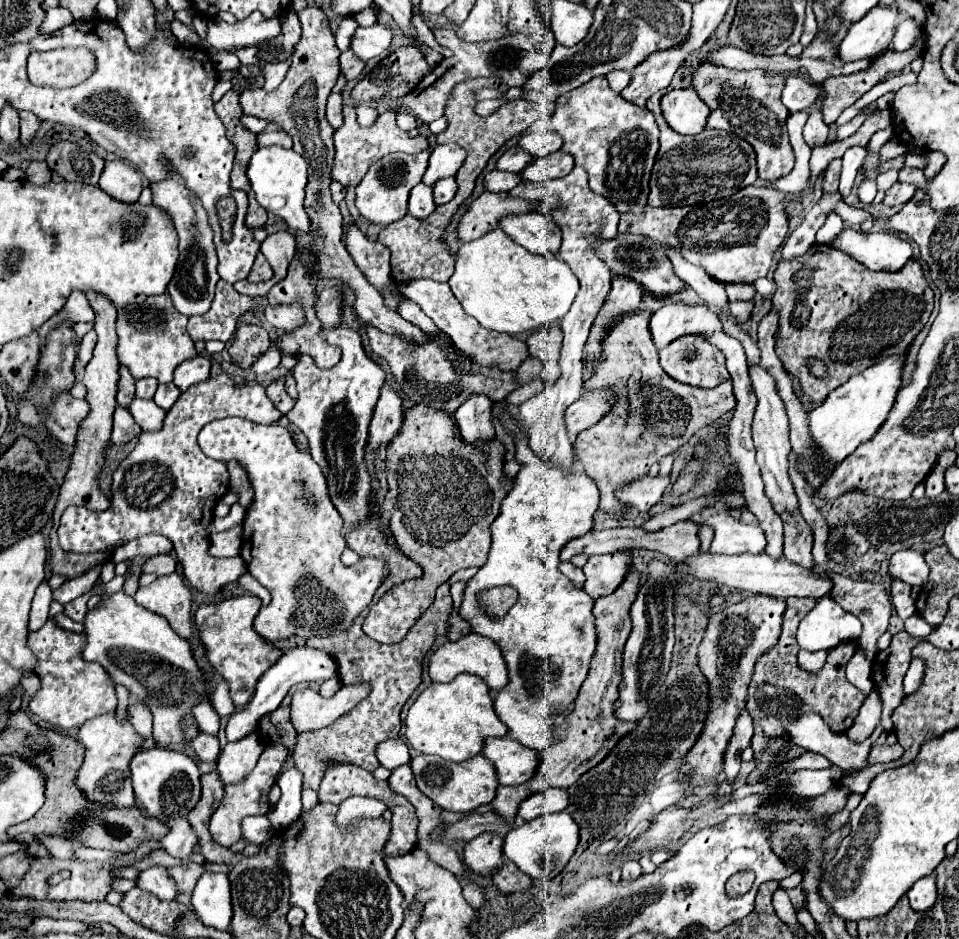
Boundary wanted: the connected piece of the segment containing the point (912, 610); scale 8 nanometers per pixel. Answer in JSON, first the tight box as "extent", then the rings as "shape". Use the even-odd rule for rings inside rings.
{"extent":[890,580,916,620],"shape":[[[902,580],[892,582],[892,588],[890,588],[892,604],[894,604],[894,608],[902,620],[916,614],[916,604],[914,604],[914,598],[910,592],[912,592],[912,588],[908,584],[904,584]]]}

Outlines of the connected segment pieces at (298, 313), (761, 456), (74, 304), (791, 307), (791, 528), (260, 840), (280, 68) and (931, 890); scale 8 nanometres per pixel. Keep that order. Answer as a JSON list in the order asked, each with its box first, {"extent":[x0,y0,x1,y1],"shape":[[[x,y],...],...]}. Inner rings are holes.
[{"extent":[264,304,304,330],"shape":[[[298,304],[292,306],[282,306],[282,308],[264,308],[266,320],[276,326],[278,330],[292,330],[302,324],[304,312],[300,310]]]},{"extent":[748,364,800,514],"shape":[[[760,364],[748,366],[748,376],[752,380],[752,390],[758,398],[754,422],[752,422],[752,438],[756,446],[756,460],[762,470],[762,480],[766,484],[766,496],[772,502],[772,508],[778,514],[800,514],[798,510],[798,496],[794,492],[794,486],[788,476],[788,454],[790,454],[790,440],[788,440],[788,416],[784,410],[784,402],[776,390],[776,380],[768,370],[764,370]]]},{"extent":[38,292,94,338],"shape":[[[72,292],[72,298],[68,298],[64,308],[38,330],[40,338],[46,338],[50,330],[54,330],[58,324],[64,324],[64,322],[66,324],[78,324],[78,322],[94,324],[94,312],[82,292]]]},{"extent":[772,244,934,404],"shape":[[[814,244],[798,258],[780,260],[774,270],[776,292],[772,296],[772,308],[776,308],[778,314],[776,354],[786,372],[800,380],[800,388],[812,404],[820,404],[834,388],[848,382],[850,376],[864,372],[868,366],[884,360],[886,356],[904,356],[916,334],[928,322],[934,306],[934,294],[922,274],[922,266],[916,260],[908,260],[898,272],[874,272],[848,254],[826,246],[828,244]],[[810,356],[826,360],[828,376],[824,380],[816,380],[808,372],[804,360]]]},{"extent":[782,516,814,570],"shape":[[[782,516],[784,520],[784,556],[792,564],[800,564],[806,570],[814,568],[812,558],[812,530],[800,516]]]},{"extent":[241,815,274,845],"shape":[[[266,815],[245,817],[241,823],[242,836],[249,842],[262,845],[274,834]]]},{"extent":[262,62,290,90],"shape":[[[276,62],[276,64],[264,64],[262,66],[262,76],[264,76],[264,90],[276,90],[282,80],[286,78],[286,72],[288,72],[290,63]]]},{"extent":[908,876,936,912],"shape":[[[924,876],[924,880],[918,880],[912,890],[908,890],[908,900],[912,910],[924,912],[930,910],[932,904],[936,902],[936,876]]]}]

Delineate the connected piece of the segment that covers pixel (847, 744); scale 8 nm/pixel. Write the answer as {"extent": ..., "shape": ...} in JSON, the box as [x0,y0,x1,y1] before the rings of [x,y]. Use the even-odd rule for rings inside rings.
{"extent":[788,714,884,772],"shape":[[[804,714],[792,726],[788,726],[788,734],[792,742],[808,752],[816,752],[826,756],[832,764],[840,766],[848,772],[860,772],[868,766],[868,752],[879,733],[884,732],[878,725],[866,742],[856,744],[846,738],[846,734],[832,732],[818,714]],[[876,736],[876,737],[874,737]]]}

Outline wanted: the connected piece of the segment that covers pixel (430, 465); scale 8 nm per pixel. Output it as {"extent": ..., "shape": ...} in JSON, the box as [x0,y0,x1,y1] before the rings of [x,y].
{"extent":[364,404,512,644],"shape":[[[418,404],[410,408],[404,416],[404,424],[398,436],[388,444],[388,494],[384,498],[384,508],[390,514],[390,528],[400,550],[410,552],[418,564],[422,564],[424,575],[421,579],[410,580],[396,585],[378,600],[378,604],[370,606],[370,614],[364,620],[364,632],[384,644],[400,642],[416,618],[432,604],[434,590],[448,580],[456,570],[464,566],[474,566],[474,562],[486,562],[490,550],[488,524],[500,512],[500,500],[508,494],[512,486],[502,486],[502,466],[504,466],[504,446],[498,440],[484,442],[480,448],[472,448],[460,440],[452,440],[452,420],[444,416],[444,412],[432,412],[432,408],[424,408]]]}

